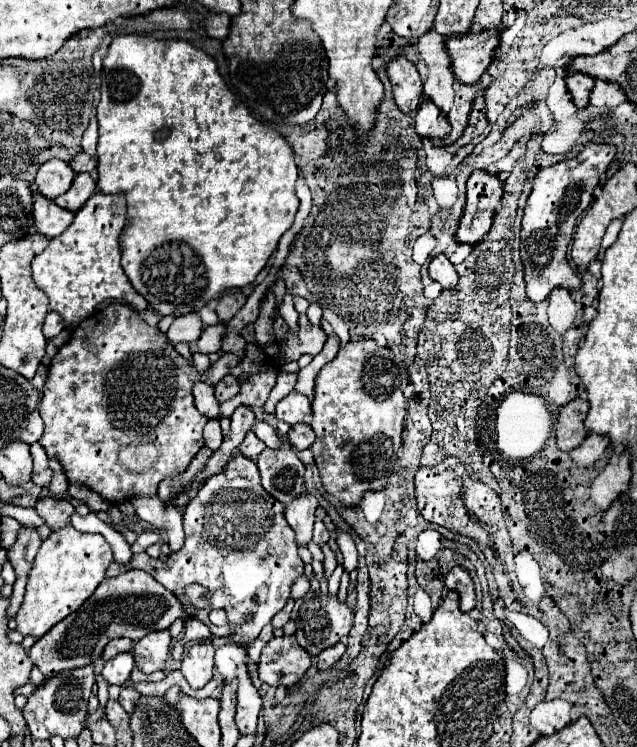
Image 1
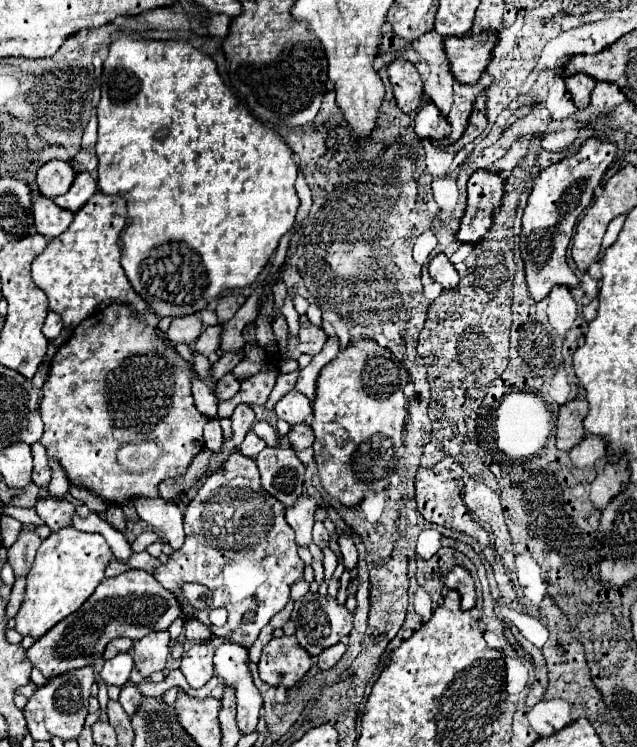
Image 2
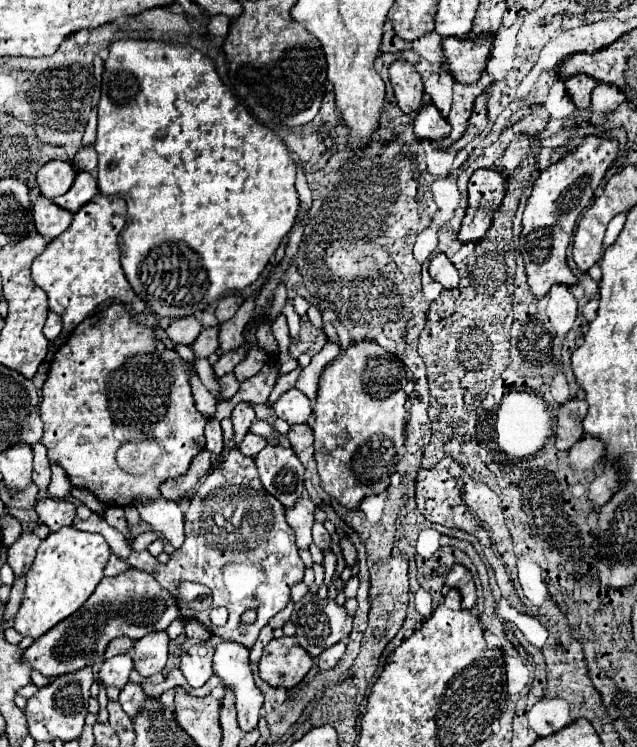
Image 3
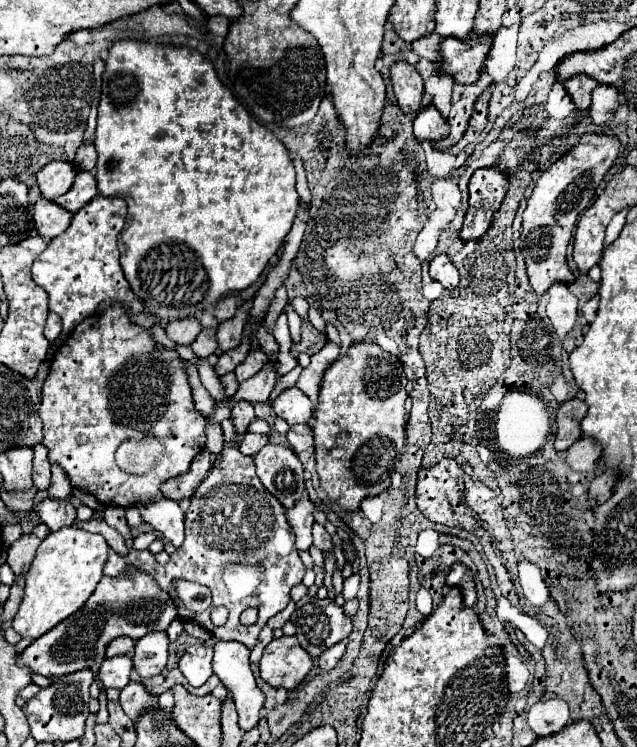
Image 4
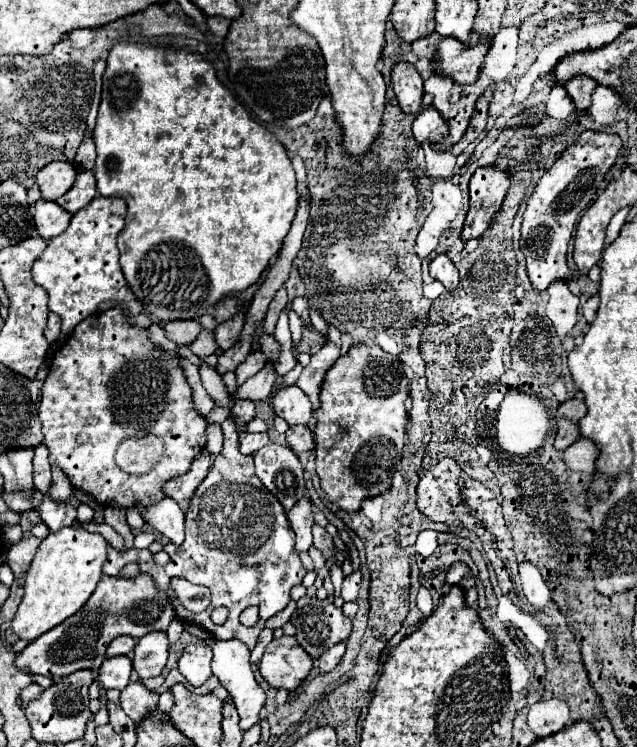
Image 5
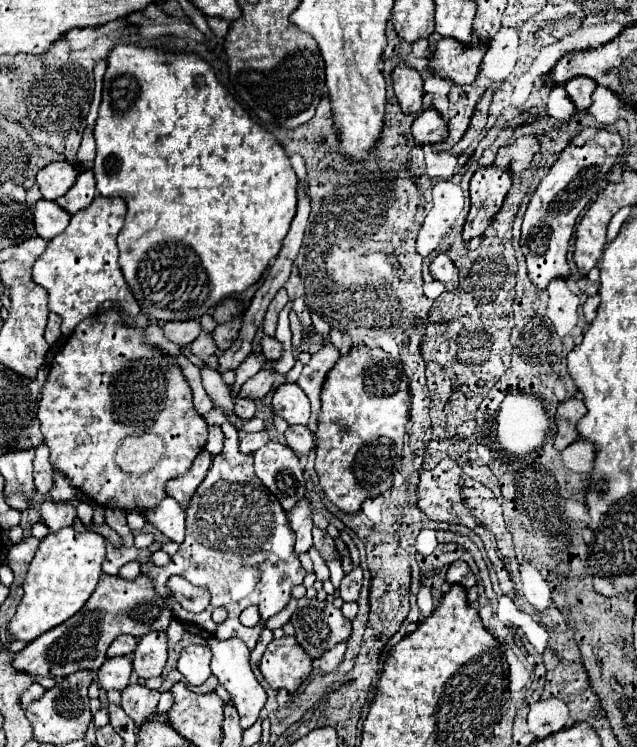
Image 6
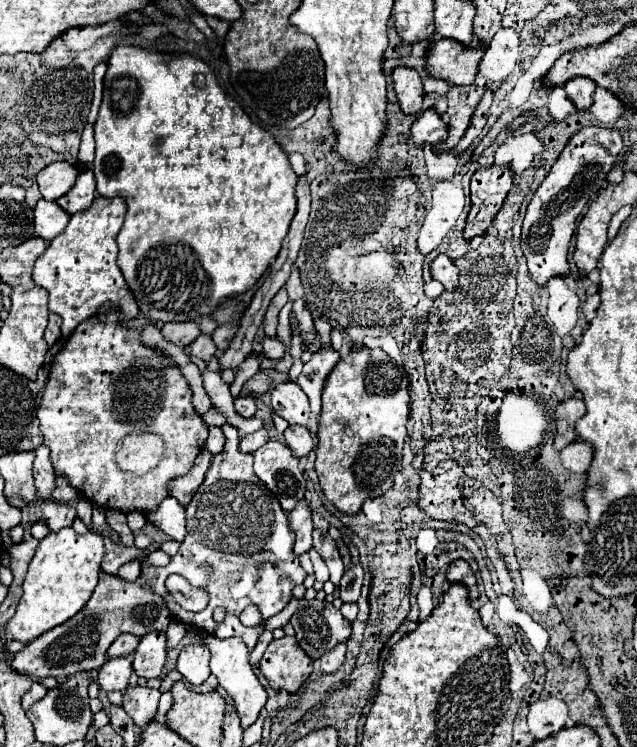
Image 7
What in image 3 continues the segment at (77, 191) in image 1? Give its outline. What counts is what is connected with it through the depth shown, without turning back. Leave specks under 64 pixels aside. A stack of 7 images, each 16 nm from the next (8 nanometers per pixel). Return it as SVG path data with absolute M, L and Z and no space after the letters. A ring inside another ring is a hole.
M78 172L72 188L66 194L62 194L60 198L56 198L54 202L60 208L66 208L70 212L78 212L96 192L98 192L98 188L96 188L94 176L90 172Z

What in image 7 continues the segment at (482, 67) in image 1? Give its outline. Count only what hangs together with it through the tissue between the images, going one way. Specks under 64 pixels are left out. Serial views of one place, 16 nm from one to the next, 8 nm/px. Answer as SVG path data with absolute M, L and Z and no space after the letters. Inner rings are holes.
M440 40L432 44L426 70L434 78L450 80L450 84L472 84L478 72L478 64L484 56L484 46L464 46L456 40Z

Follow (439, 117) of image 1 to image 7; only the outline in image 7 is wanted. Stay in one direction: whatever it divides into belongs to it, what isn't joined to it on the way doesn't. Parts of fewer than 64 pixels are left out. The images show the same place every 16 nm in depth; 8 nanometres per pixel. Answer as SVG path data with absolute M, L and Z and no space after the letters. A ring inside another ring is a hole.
M434 108L424 110L412 124L412 138L418 146L440 144L448 138L448 126L436 114Z

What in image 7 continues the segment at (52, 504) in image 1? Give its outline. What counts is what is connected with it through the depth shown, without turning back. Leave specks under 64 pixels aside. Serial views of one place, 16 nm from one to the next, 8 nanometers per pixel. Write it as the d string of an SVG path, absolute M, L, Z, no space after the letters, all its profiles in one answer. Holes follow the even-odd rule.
M52 500L42 502L42 520L52 532L72 526L74 518L76 518L76 508L72 504L60 504Z

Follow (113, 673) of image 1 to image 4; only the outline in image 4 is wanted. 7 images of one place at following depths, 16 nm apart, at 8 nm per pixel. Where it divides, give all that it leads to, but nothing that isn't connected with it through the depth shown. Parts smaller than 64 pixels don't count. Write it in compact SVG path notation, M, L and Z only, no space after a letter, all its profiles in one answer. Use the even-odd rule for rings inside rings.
M122 654L104 660L98 672L98 680L102 682L104 688L122 690L130 682L130 672L132 672L132 658L128 654Z

